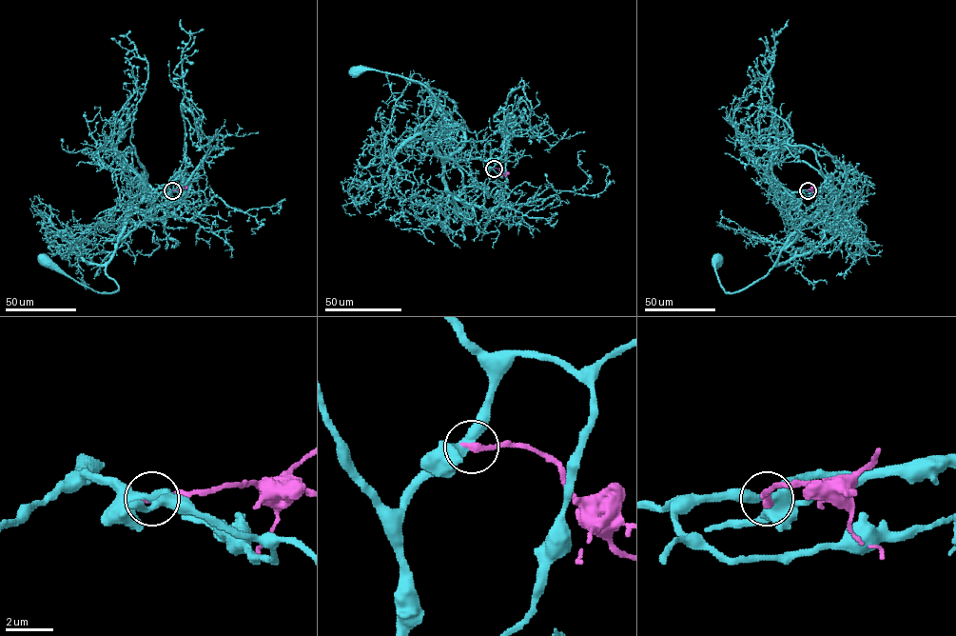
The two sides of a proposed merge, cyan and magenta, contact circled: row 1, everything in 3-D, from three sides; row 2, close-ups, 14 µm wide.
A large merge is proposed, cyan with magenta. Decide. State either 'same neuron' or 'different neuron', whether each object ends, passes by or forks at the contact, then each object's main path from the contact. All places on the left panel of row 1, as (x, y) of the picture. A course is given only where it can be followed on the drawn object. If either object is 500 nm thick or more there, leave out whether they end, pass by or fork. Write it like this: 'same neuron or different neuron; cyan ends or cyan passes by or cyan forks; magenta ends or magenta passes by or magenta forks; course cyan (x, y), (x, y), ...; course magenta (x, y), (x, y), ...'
different neuron; cyan passes by; magenta ends; course cyan (172, 189), (166, 188), (154, 215), (119, 242), (106, 271), (116, 290), (93, 290), (45, 260); course magenta (172, 189), (186, 188)

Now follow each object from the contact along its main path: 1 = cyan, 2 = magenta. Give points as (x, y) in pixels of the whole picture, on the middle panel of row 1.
1: (493, 168), (487, 197), (474, 178), (440, 157), (422, 132), (435, 104), (426, 88), (399, 75), (356, 71)
2: (493, 168), (505, 176), (508, 172)

